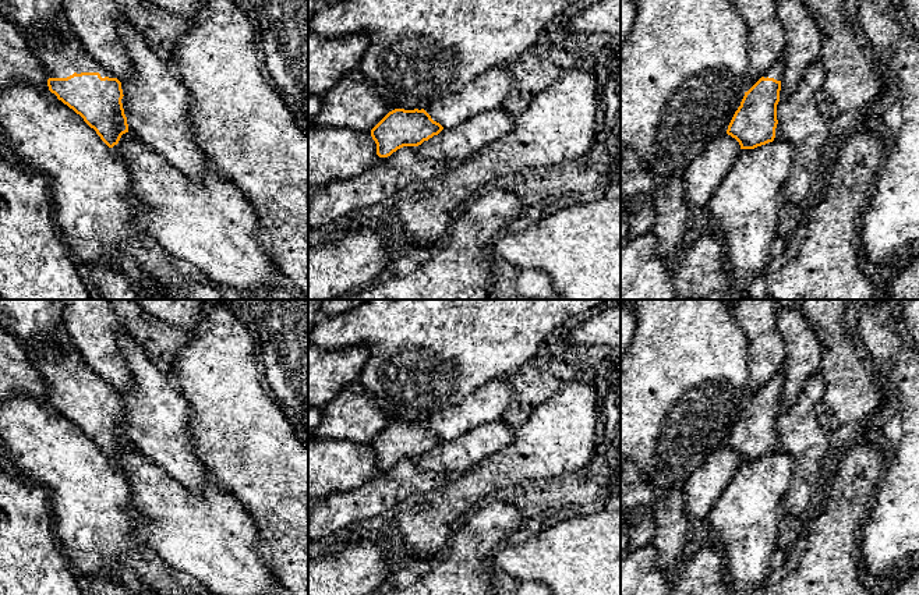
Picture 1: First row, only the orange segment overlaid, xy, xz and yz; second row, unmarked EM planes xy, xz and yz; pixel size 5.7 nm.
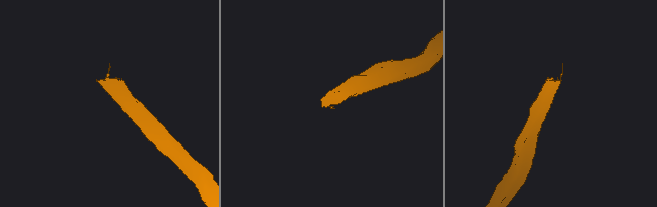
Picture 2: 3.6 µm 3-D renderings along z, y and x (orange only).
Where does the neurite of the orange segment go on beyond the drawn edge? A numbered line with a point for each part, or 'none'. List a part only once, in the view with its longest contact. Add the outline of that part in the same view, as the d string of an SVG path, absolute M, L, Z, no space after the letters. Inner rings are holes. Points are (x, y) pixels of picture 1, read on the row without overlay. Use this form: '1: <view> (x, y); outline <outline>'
1: xy (62, 368); outline M53 340L22 344L32 365L43 376L47 390L67 390L74 385L99 385L102 390L116 390L88 366L74 346L63 348Z

